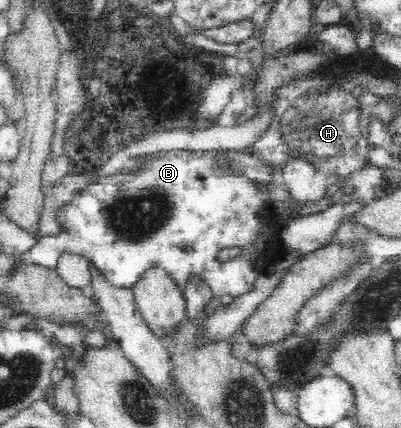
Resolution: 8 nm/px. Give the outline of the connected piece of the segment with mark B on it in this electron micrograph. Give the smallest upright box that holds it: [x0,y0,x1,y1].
[20,150,280,299]

